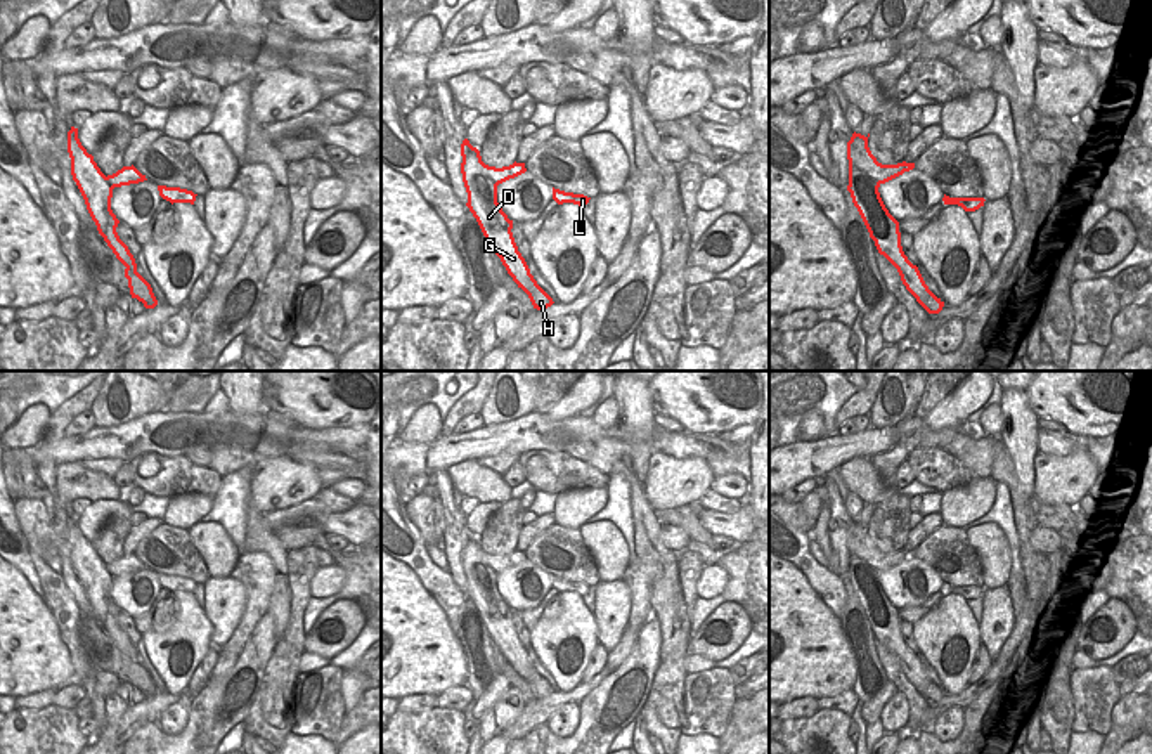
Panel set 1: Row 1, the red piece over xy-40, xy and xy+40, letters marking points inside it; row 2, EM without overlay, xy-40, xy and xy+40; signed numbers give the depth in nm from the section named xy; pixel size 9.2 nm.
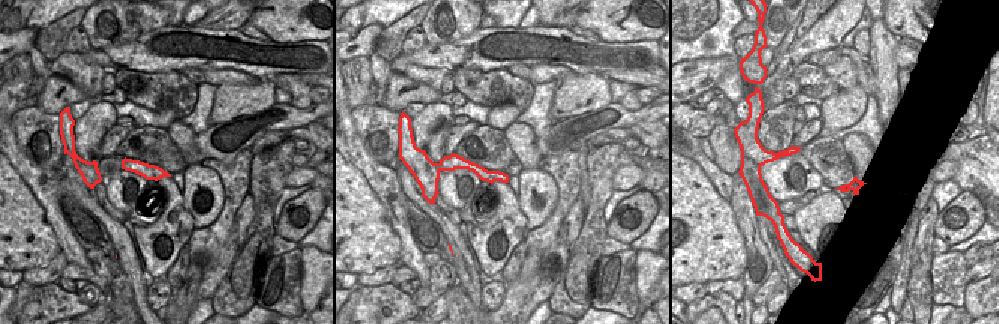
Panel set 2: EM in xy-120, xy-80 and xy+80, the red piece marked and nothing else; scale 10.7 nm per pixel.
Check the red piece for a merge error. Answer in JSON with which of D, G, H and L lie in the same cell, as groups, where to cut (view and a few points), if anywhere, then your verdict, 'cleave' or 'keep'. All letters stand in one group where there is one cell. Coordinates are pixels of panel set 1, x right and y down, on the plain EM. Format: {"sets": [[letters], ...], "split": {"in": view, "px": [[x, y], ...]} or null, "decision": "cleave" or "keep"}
{"sets": [["D", "G", "H"], ["L"]], "split": {"in": "xy+40", "px": [[849, 553], [880, 571]]}, "decision": "cleave"}

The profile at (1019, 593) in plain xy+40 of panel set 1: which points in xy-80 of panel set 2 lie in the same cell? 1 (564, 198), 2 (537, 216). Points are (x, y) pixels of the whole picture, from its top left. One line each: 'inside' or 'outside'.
1: inside
2: outside

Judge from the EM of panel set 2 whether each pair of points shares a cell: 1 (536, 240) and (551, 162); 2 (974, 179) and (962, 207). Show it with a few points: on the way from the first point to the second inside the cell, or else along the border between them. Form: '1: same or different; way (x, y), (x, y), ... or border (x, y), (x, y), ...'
1: same; way (555, 221), (564, 203), (564, 182)
2: different; border (963, 191), (969, 191), (983, 206)

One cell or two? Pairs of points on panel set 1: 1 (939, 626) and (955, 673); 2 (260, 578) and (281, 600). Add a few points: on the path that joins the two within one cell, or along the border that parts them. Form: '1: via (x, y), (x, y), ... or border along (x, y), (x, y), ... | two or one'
1: via (948, 638), (953, 661) | one
2: border along (265, 552), (274, 567), (274, 590), (269, 610) | two

